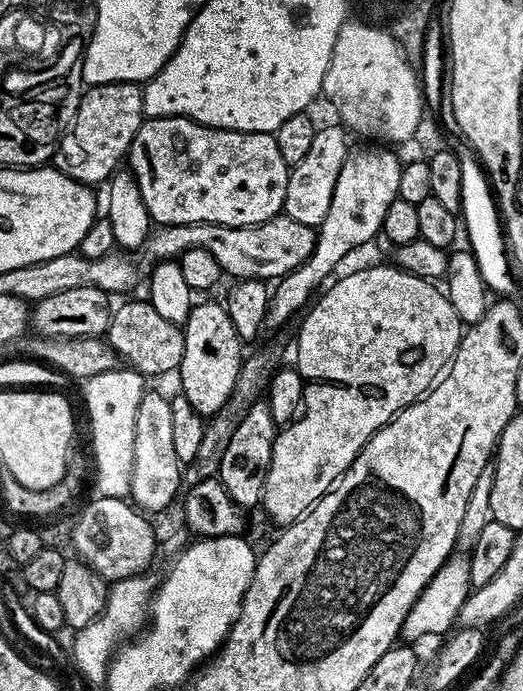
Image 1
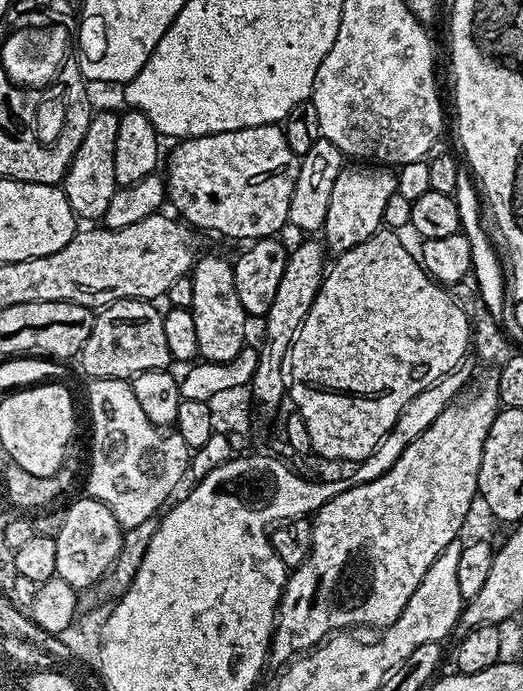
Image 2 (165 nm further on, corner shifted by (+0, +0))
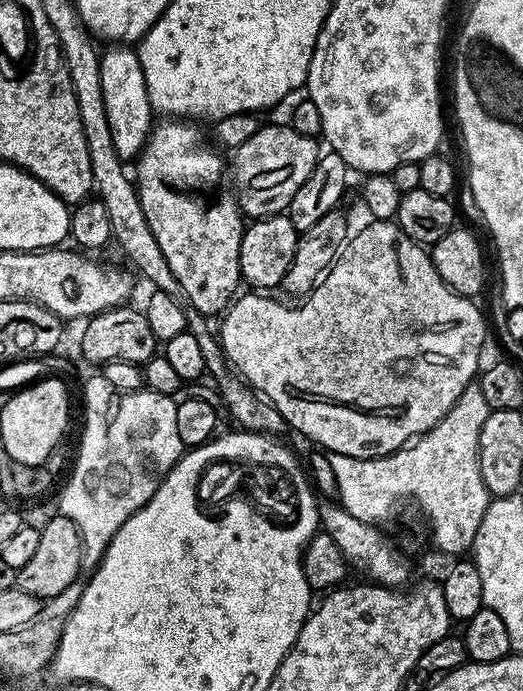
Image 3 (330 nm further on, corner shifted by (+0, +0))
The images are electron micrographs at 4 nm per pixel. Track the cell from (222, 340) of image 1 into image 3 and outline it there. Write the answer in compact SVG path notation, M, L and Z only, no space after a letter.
M164 118L153 127L151 134L148 135L148 141L144 144L144 148L140 152L138 159L135 161L134 180L138 185L140 193L140 201L142 202L142 214L146 214L146 222L150 222L150 230L154 234L154 238L158 242L158 246L162 250L162 254L166 258L166 262L170 266L170 270L174 274L174 278L178 278L178 282L184 291L183 299L189 305L196 307L203 316L207 318L216 318L227 309L237 295L238 289L241 287L242 277L240 275L240 247L242 246L242 234L246 227L245 217L240 210L240 202L234 191L233 185L226 179L226 160L219 156L215 147L208 148L208 144L204 141L204 136L199 132L197 125L192 122L185 122L180 118Z

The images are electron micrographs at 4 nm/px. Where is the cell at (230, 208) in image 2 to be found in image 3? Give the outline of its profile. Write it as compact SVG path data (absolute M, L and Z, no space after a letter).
M265 123L240 148L235 149L233 156L236 157L230 160L230 176L234 181L241 213L248 218L283 213L294 194L298 194L298 186L302 186L302 182L306 182L306 178L310 178L314 170L316 159L322 151L321 145L316 143L313 137L298 134L287 123Z

